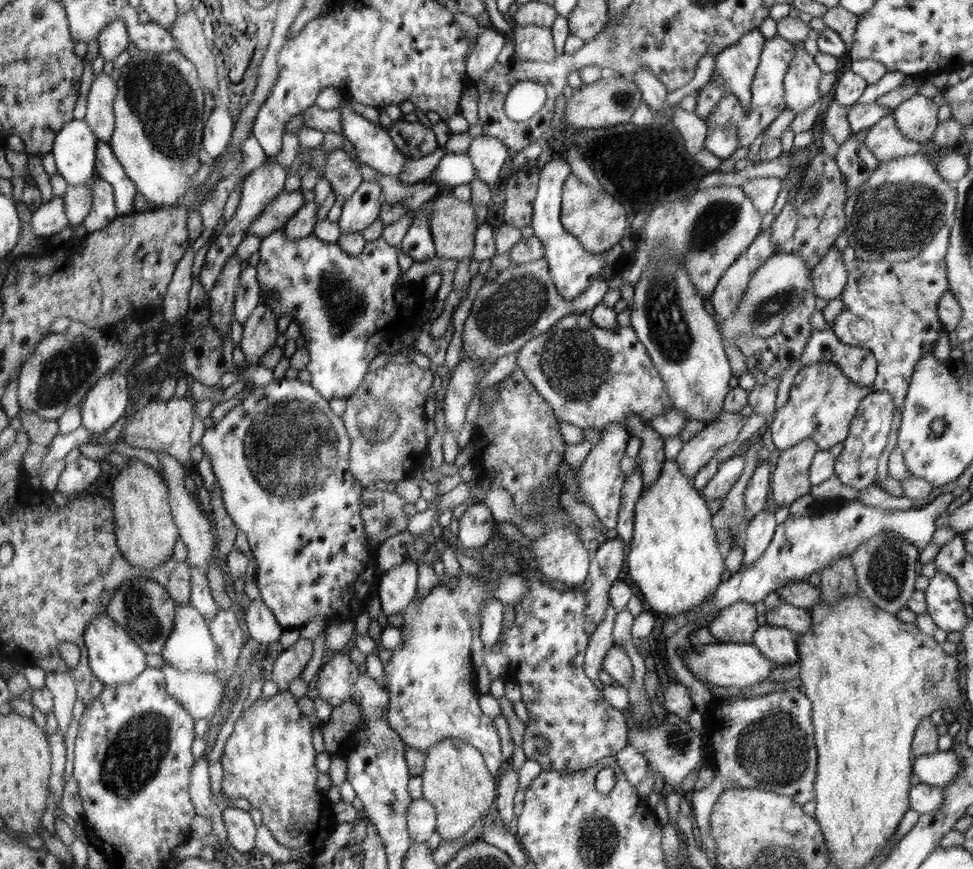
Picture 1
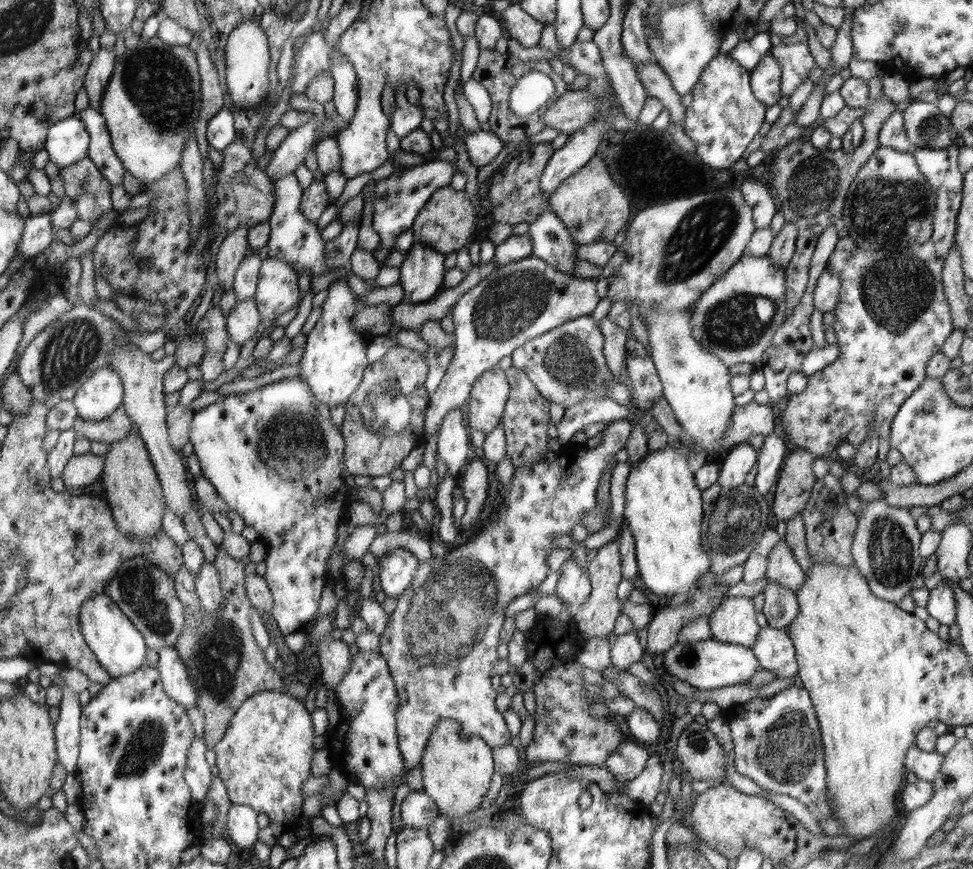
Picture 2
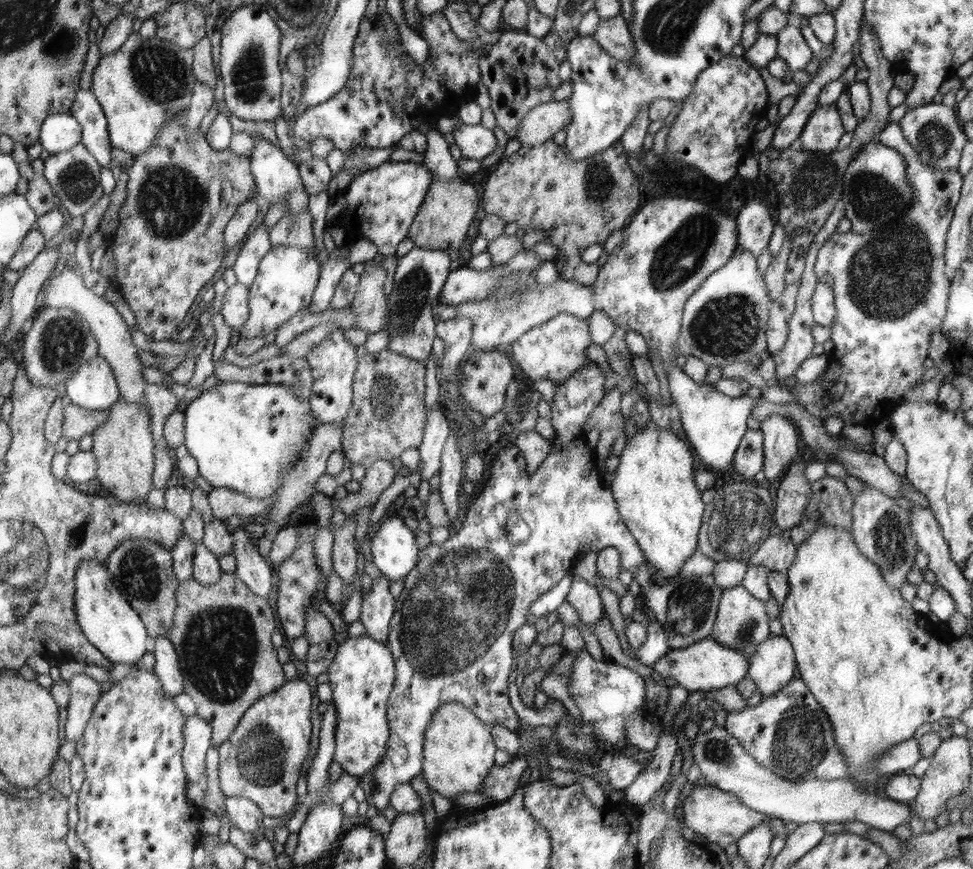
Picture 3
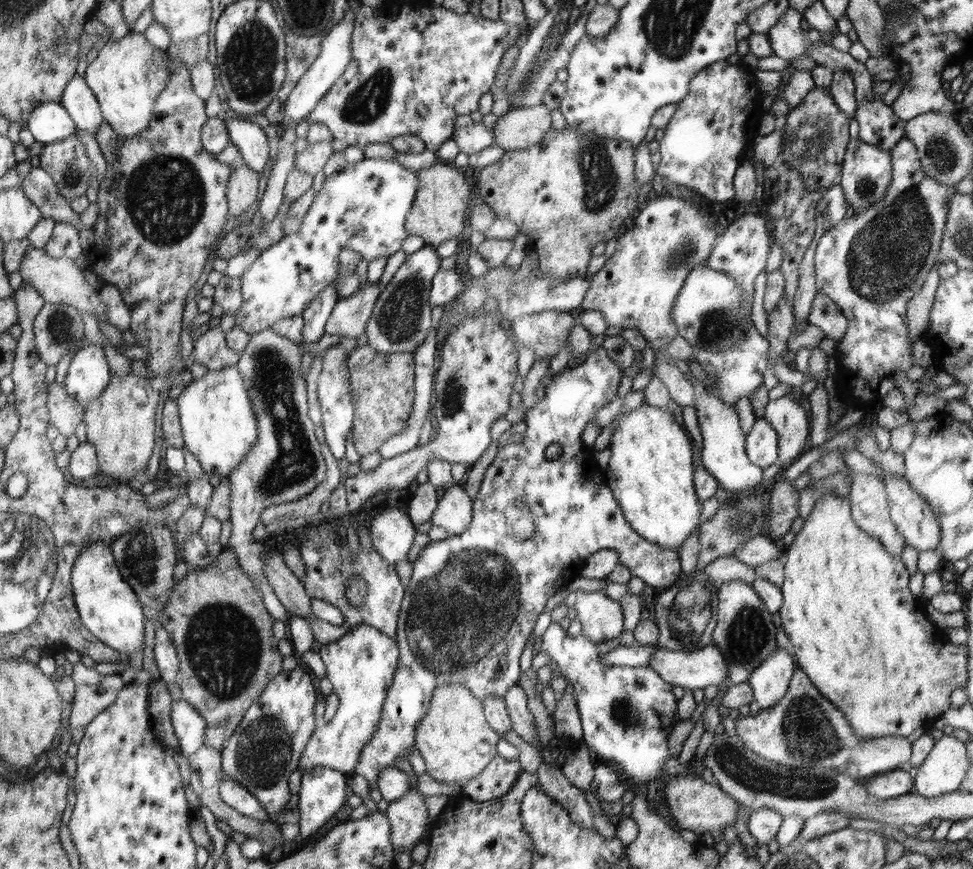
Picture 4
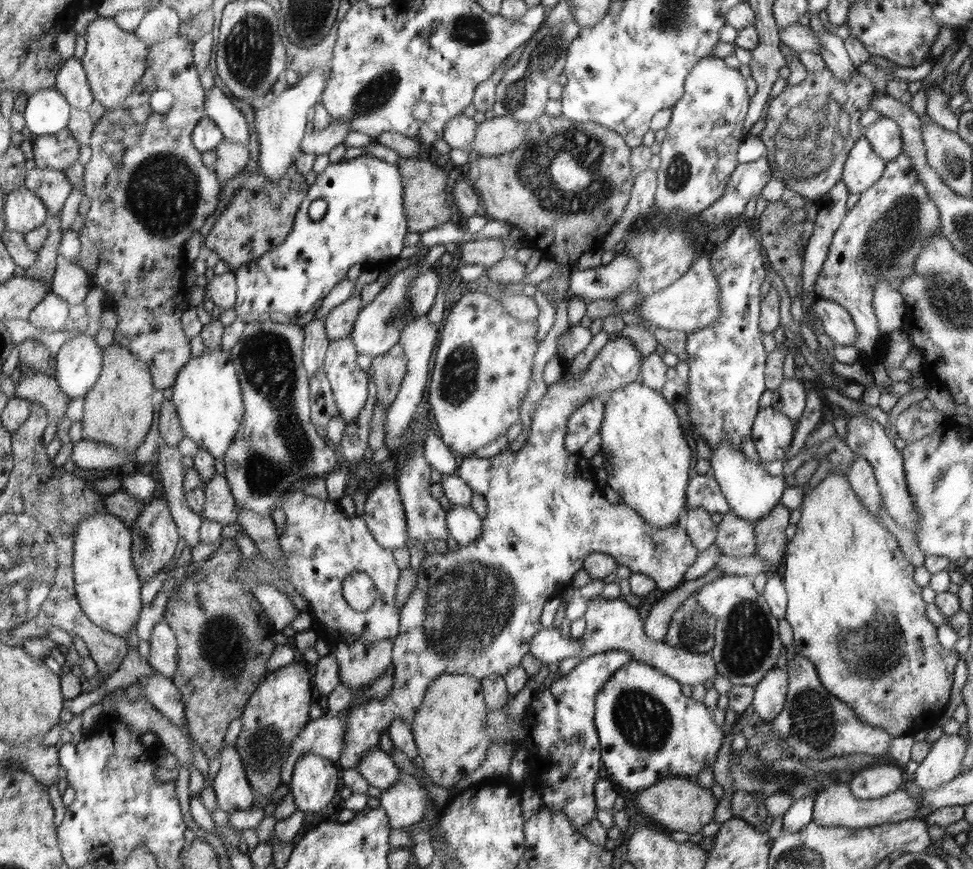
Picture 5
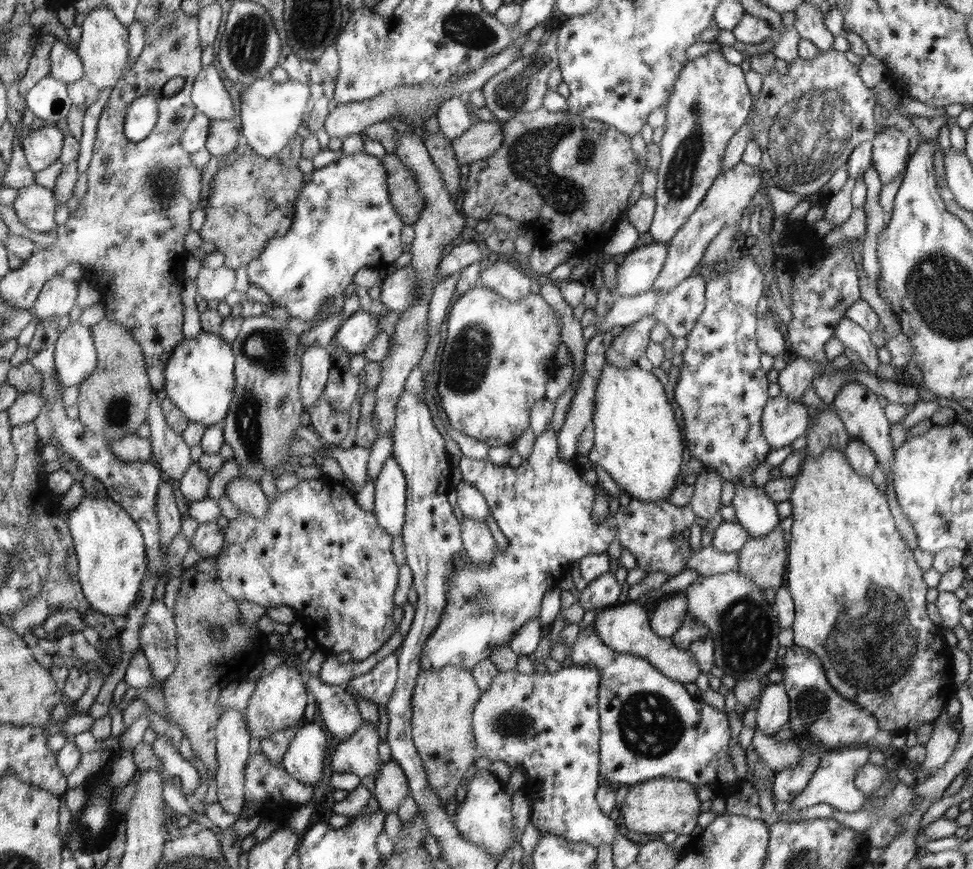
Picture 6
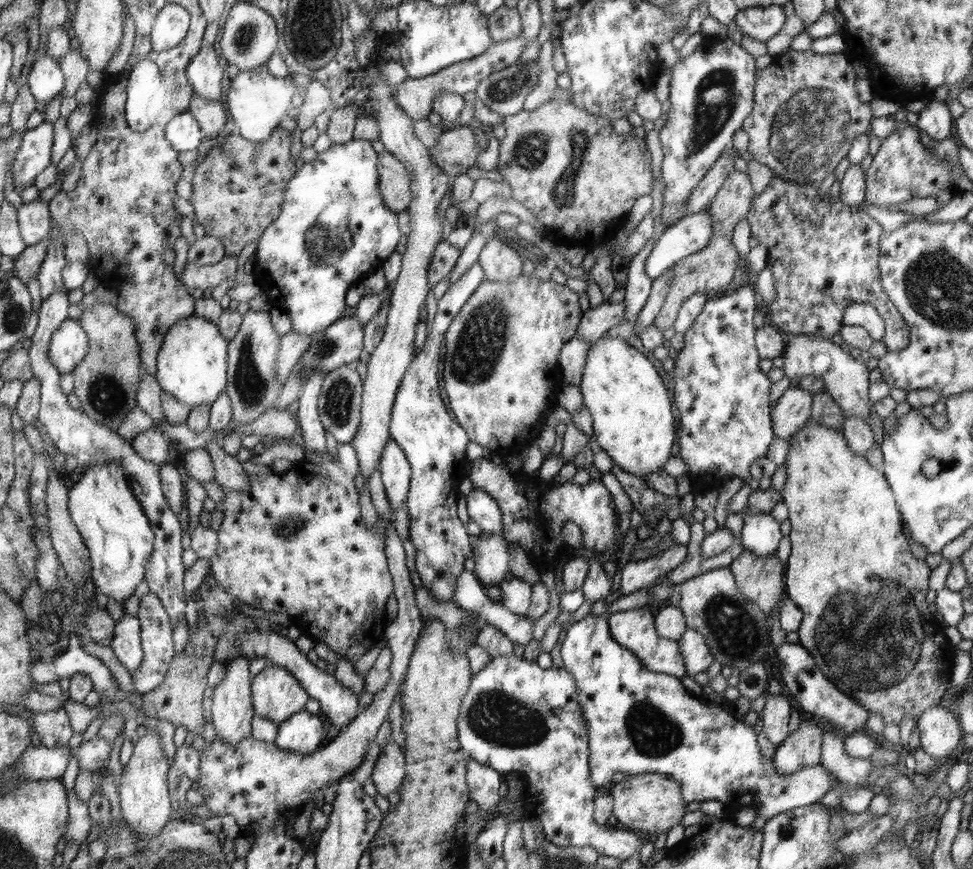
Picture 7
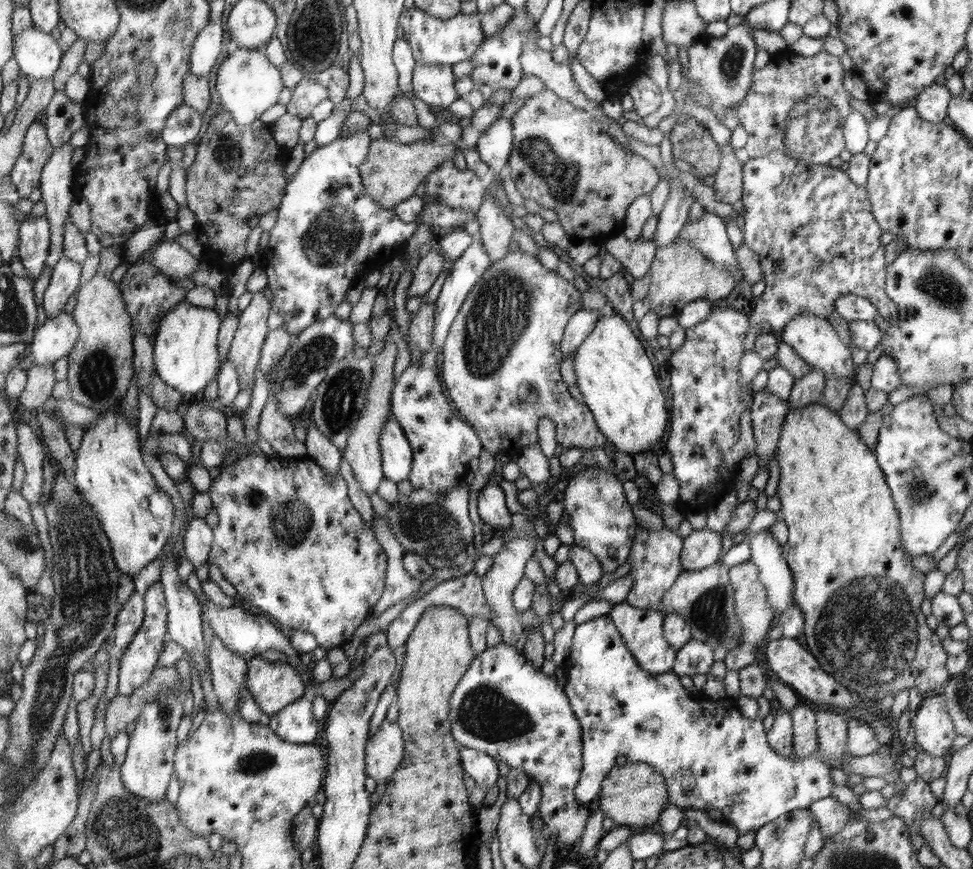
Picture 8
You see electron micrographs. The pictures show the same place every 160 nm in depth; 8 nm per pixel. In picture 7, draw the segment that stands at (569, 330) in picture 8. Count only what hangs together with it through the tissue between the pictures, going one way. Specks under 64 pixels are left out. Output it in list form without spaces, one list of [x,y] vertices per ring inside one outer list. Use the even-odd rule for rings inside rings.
[[[604,302],[583,312],[576,335],[594,344],[607,332],[614,332],[614,326],[619,322],[625,322],[624,303]]]

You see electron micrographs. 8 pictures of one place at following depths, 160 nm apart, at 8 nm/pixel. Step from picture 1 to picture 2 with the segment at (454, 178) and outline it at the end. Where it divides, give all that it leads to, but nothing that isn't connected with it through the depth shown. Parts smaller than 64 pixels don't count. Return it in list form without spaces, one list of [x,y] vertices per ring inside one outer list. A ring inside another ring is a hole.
[[[436,159],[423,162],[416,167],[402,167],[395,169],[391,177],[382,181],[372,181],[372,194],[374,197],[374,212],[372,226],[380,236],[382,248],[394,249],[398,236],[406,230],[411,230],[418,213],[429,202],[430,197],[443,186],[449,186],[454,174],[458,171],[455,162]]]

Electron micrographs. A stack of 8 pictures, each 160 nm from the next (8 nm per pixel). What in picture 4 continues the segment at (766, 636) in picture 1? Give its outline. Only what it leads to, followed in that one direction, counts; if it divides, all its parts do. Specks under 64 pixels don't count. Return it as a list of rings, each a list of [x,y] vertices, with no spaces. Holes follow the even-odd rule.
[[[778,647],[766,657],[766,660],[762,661],[758,668],[755,668],[750,673],[747,683],[752,687],[754,702],[758,702],[761,710],[770,710],[770,708],[776,706],[784,698],[796,667],[795,657],[785,649]]]

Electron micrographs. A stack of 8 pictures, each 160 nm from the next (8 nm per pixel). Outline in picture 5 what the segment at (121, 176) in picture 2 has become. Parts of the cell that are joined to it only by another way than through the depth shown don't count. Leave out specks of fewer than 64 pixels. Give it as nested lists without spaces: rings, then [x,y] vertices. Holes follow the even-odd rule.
[[[74,56],[63,62],[55,89],[65,95],[71,107],[78,110],[89,110],[95,101],[83,64]]]

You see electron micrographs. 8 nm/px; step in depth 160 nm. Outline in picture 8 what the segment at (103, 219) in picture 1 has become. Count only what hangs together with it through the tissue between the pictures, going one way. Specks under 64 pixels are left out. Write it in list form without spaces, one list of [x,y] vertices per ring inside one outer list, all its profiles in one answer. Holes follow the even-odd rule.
[[[34,123],[28,127],[18,160],[10,172],[12,184],[21,198],[28,198],[40,187],[40,172],[52,154],[52,143],[46,138],[44,124]]]

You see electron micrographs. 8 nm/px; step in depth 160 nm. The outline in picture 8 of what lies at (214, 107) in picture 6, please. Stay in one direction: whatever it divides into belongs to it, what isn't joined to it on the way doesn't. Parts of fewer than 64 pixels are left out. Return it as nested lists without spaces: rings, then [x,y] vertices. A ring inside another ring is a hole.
[[[210,20],[209,24],[201,30],[194,42],[189,70],[198,78],[208,78],[214,66],[218,66],[222,54],[222,23],[220,20]]]

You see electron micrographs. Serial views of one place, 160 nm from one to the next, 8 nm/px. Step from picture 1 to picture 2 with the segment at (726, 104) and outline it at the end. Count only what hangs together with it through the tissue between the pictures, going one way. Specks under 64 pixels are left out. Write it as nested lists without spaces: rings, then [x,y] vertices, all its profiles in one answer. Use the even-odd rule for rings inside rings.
[[[771,52],[765,54],[756,68],[750,71],[750,86],[754,96],[767,107],[780,100],[782,73],[781,64]]]

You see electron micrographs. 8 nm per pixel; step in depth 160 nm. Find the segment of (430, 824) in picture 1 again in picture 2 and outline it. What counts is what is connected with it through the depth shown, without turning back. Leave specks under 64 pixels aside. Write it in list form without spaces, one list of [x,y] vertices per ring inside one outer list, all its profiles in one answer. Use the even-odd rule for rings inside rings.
[[[414,790],[400,804],[400,812],[404,828],[418,827],[427,829],[439,816],[436,803],[423,791]]]

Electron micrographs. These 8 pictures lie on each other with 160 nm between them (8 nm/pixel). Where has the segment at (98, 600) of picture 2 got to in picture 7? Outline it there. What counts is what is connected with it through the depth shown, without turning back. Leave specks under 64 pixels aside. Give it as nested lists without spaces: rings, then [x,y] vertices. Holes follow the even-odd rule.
[[[119,460],[86,466],[82,478],[69,488],[68,513],[87,549],[93,586],[109,598],[126,601],[145,579],[156,533]]]

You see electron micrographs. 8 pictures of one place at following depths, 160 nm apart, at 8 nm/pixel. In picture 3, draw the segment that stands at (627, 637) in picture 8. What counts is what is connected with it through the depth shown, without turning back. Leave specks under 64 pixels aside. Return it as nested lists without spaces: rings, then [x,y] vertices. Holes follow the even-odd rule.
[[[573,575],[567,601],[577,610],[579,619],[588,626],[593,627],[602,617],[607,617],[598,589],[578,575]],[[711,636],[693,642],[686,648],[670,649],[653,666],[658,679],[673,678],[677,684],[687,691],[717,691],[730,685],[735,685],[747,677],[749,658],[742,650],[734,650],[716,642]]]

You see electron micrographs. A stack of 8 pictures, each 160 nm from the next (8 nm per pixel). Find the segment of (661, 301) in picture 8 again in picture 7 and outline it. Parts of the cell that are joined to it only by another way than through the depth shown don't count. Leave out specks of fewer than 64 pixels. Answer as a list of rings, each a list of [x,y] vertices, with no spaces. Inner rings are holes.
[[[738,170],[731,172],[723,187],[716,193],[716,196],[709,204],[712,229],[714,229],[710,244],[704,250],[690,254],[686,259],[678,261],[676,265],[672,265],[666,271],[670,272],[670,288],[668,289],[668,295],[666,295],[666,301],[664,301],[658,317],[653,322],[653,325],[658,330],[663,331],[670,328],[678,317],[678,310],[680,310],[682,302],[686,302],[694,294],[706,294],[708,298],[717,297],[732,282],[738,267],[736,262],[738,261],[738,252],[732,243],[734,226],[740,220],[747,218],[754,196],[755,193],[752,190],[748,175]]]

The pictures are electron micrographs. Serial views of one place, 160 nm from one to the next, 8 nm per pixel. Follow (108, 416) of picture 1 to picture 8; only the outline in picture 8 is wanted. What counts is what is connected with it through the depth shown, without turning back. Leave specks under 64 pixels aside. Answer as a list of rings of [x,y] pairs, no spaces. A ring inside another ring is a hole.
[[[62,312],[47,317],[44,325],[36,329],[29,344],[34,365],[54,365],[57,360],[69,356],[80,340],[81,329],[73,316]]]

